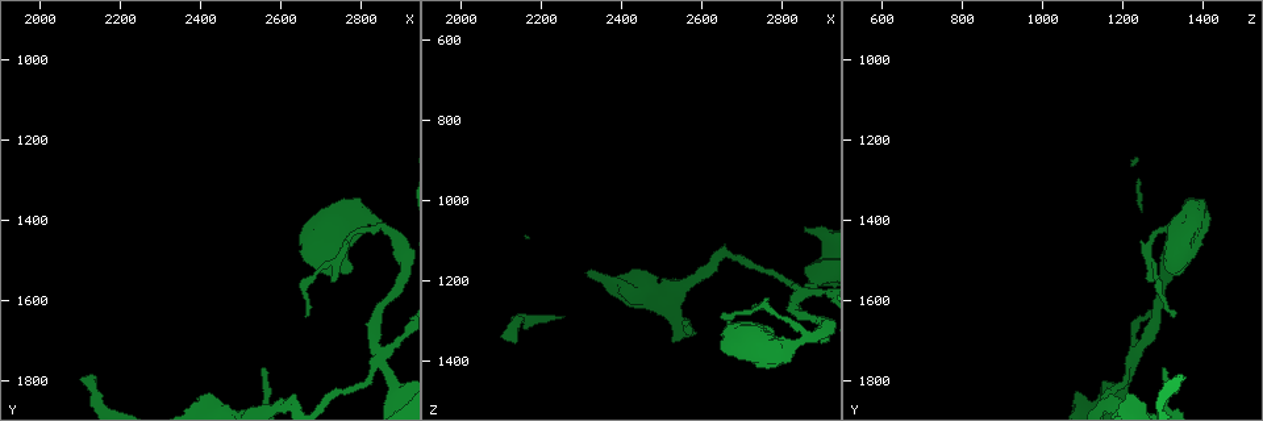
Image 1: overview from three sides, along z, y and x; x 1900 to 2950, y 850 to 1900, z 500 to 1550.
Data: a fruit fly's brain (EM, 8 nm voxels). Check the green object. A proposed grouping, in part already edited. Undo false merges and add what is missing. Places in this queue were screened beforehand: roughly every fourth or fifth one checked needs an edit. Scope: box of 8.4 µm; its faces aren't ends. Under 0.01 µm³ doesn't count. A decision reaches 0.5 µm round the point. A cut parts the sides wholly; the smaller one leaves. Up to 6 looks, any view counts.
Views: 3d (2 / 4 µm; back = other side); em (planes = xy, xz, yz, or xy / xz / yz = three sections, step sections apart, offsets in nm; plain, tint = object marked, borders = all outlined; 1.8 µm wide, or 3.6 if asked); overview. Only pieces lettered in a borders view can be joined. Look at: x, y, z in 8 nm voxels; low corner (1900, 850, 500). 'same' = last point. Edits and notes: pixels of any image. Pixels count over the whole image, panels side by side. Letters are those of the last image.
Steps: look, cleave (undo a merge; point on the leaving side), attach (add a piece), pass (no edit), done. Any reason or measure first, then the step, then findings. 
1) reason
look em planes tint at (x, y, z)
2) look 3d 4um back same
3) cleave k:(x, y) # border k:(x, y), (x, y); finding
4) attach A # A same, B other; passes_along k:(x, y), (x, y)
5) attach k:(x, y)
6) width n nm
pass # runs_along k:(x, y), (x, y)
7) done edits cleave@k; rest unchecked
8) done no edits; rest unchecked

branch stops here
look 3d 2um at (2140, 1790, 1350)

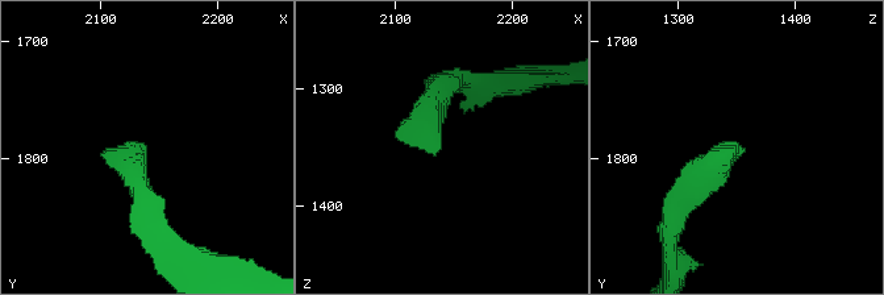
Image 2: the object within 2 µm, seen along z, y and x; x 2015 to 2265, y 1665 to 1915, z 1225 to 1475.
now the EM
look em xz step 16 borders at (2136, 1788, 1354)

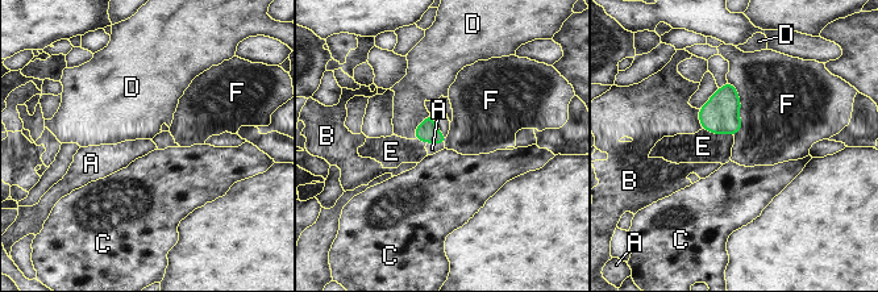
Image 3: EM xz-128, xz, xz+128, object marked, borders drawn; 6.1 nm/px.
another direction
look em planes borders same

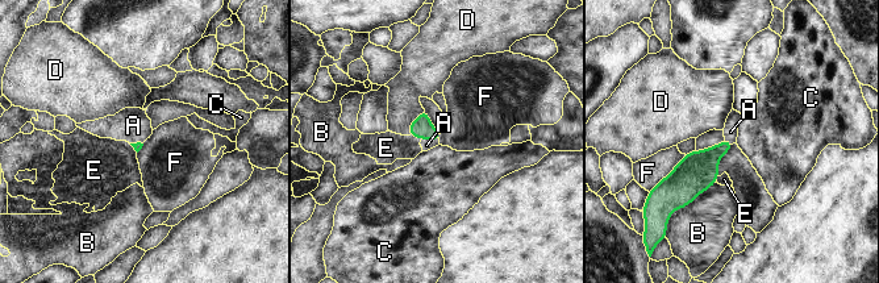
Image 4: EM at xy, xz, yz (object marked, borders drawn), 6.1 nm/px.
attach A # A same, B other, C other, D other, E other, F other; passes_along 4:(423, 128), (430, 140), (426, 145); the neuron continues

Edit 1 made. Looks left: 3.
see it whole again
look overview

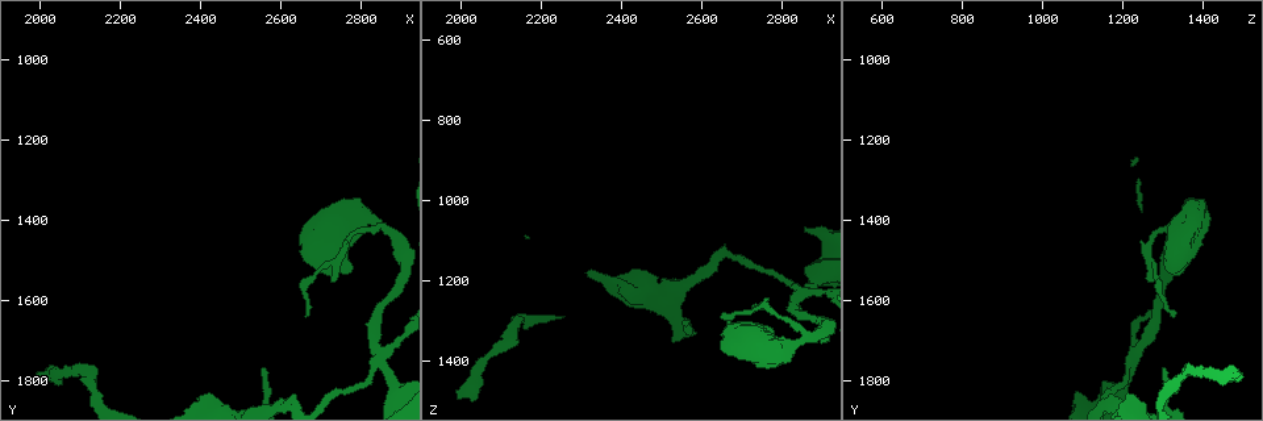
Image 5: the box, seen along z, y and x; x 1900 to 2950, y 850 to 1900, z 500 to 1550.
an open end
look 3d 2um at (2555, 1765, 1305)

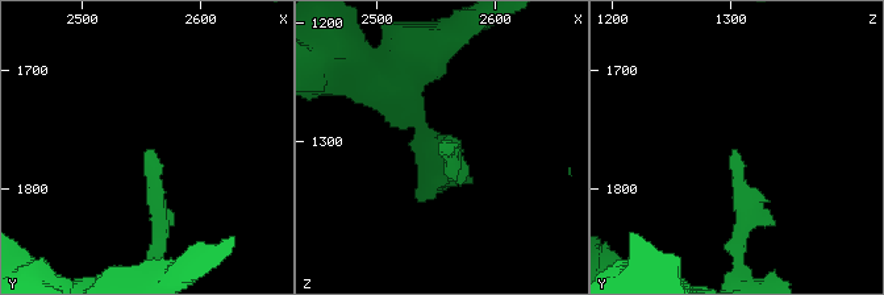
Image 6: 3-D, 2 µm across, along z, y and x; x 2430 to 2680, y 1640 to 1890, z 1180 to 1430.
look em planes borders at (2556, 1764, 1300)

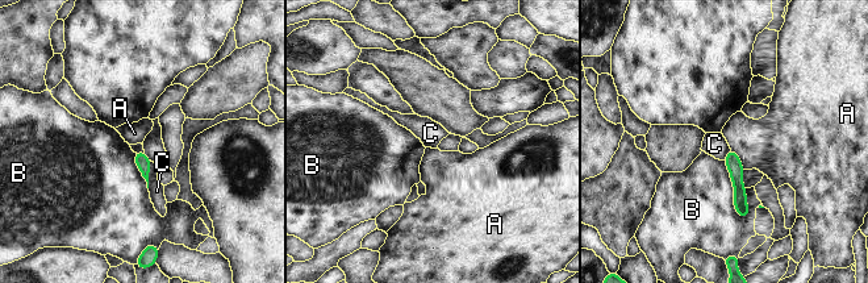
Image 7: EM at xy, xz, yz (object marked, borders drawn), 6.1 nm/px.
width 90 nm
pass # A other, B other, C other; runs_along 7:(730, 154), (735, 167), (742, 213); no lettered piece goes on from it

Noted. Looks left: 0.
done edits attach@4; rest unchecked

